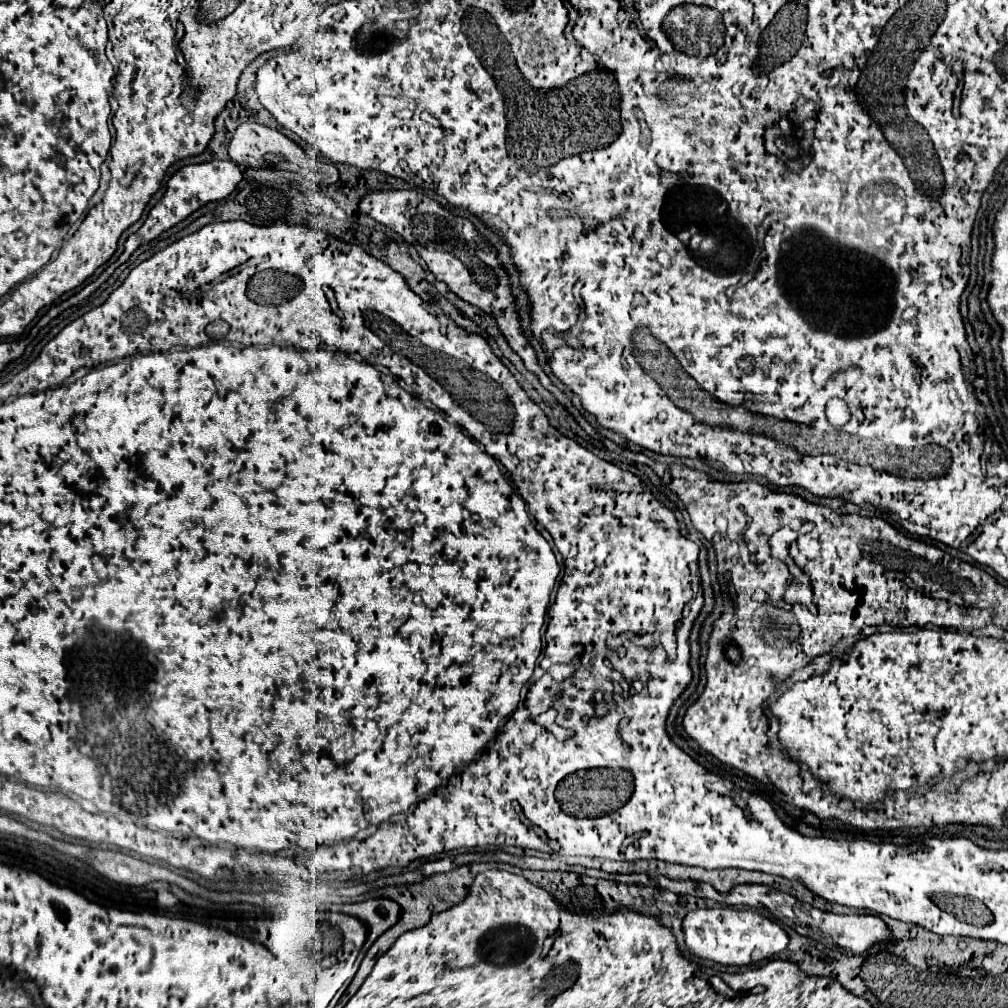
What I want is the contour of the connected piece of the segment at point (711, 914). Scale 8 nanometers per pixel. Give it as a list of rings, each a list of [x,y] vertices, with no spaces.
[[[696,909],[684,917],[682,931],[692,955],[726,967],[746,967],[768,961],[776,953],[784,951],[790,941],[788,933],[776,921],[754,909]]]

